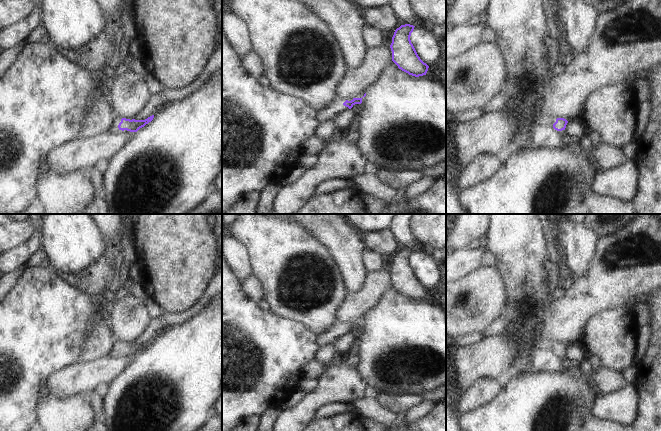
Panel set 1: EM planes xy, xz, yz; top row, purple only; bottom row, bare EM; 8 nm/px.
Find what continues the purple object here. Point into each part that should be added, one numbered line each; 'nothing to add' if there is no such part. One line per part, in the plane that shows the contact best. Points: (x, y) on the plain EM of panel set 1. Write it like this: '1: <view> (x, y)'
1: yz (552, 344)

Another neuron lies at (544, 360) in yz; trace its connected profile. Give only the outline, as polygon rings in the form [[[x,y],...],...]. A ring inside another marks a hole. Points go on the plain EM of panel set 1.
[[[549,346],[537,350],[533,354],[532,363],[528,367],[529,373],[566,374],[572,368],[573,362],[558,358]]]

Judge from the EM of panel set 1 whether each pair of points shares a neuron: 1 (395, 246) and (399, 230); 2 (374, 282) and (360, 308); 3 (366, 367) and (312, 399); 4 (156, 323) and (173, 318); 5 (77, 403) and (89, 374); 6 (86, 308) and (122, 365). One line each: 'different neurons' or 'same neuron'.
1: different neurons
2: same neuron
3: different neurons
4: same neuron
5: different neurons
6: different neurons

